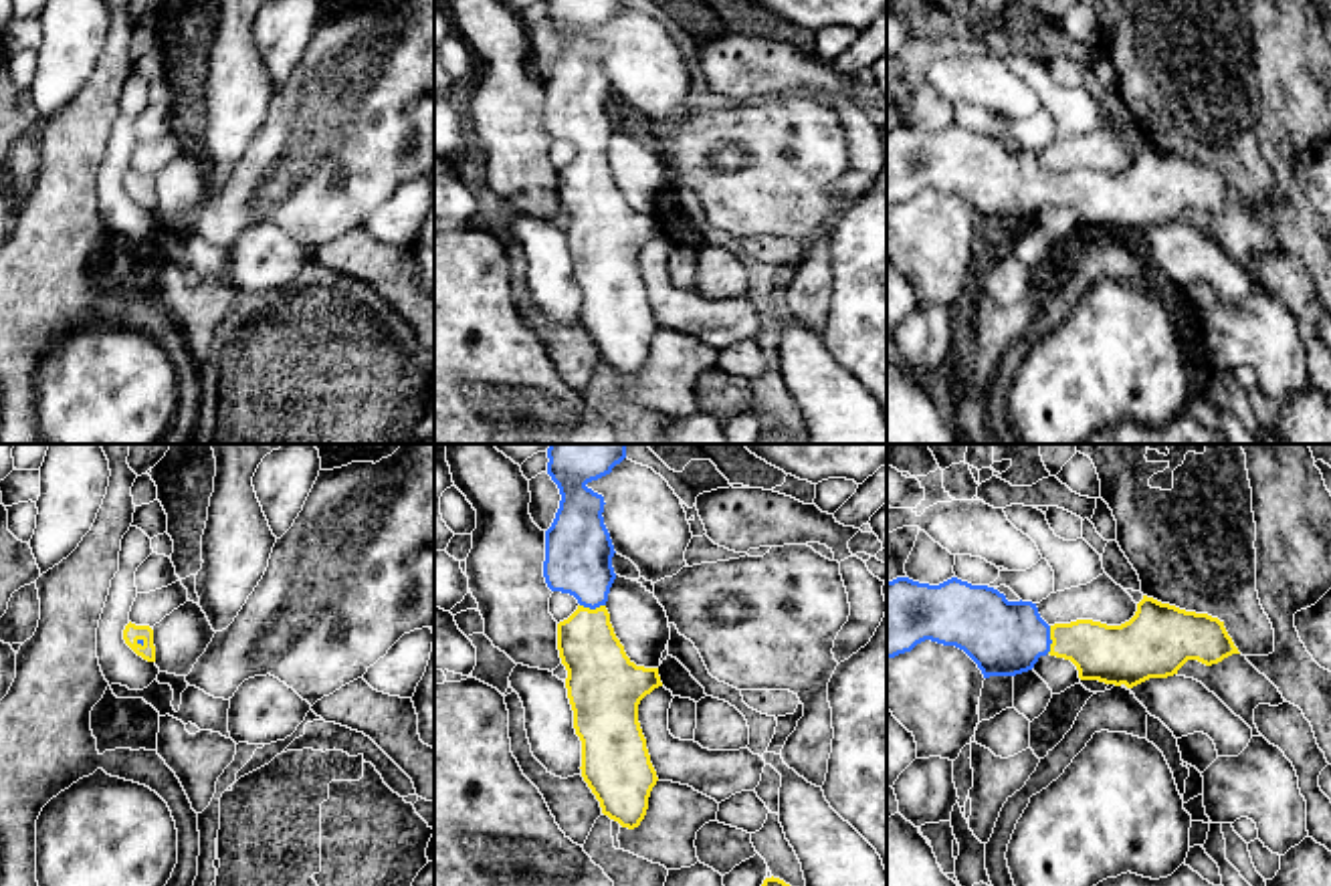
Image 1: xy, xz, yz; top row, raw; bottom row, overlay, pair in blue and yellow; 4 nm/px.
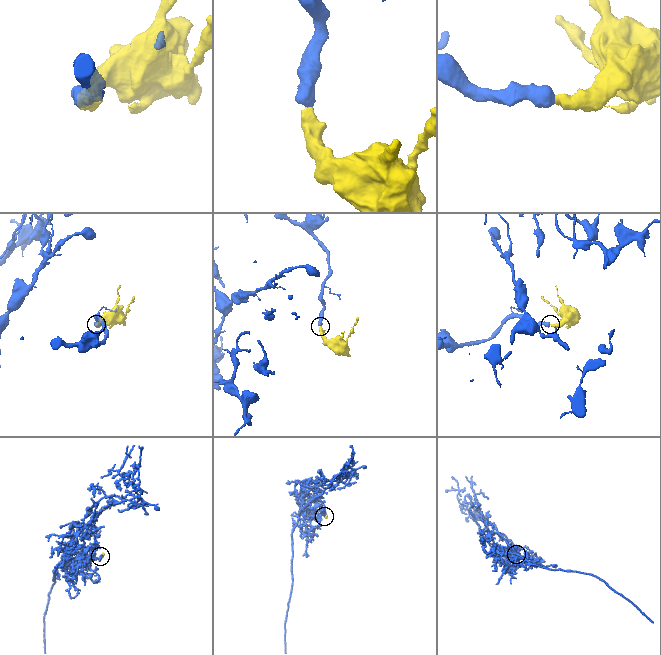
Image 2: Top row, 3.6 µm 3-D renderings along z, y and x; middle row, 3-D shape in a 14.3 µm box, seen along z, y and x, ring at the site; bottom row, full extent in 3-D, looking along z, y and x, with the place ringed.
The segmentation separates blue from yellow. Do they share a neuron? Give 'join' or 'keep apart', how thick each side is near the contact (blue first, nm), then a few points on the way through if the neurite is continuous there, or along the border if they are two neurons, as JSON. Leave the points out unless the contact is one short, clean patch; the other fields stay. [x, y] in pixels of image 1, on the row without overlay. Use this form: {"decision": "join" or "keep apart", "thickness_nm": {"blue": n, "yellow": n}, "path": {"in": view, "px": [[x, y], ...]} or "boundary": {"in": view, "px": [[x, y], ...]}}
{"decision": "join", "thickness_nm": {"blue": 300, "yellow": 240}, "path": {"in": "yz", "px": [[1004, 186], [1051, 188], [1079, 188], [1111, 202]]}}

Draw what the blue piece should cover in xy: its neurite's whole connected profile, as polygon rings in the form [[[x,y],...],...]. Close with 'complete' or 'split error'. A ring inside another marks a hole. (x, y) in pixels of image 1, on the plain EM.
[[[129,170],[123,178],[123,188],[137,204],[156,210],[153,178],[149,174]]] | split error

